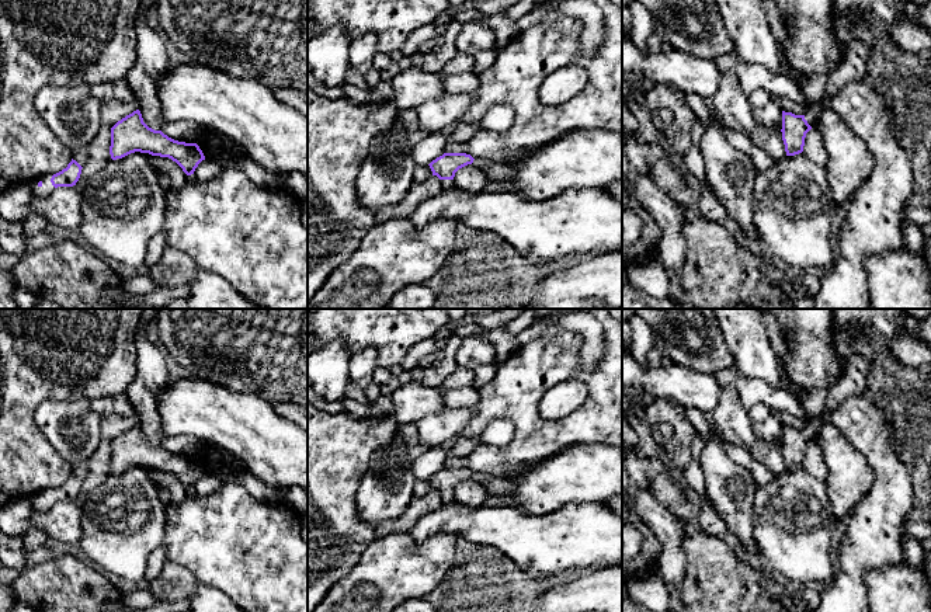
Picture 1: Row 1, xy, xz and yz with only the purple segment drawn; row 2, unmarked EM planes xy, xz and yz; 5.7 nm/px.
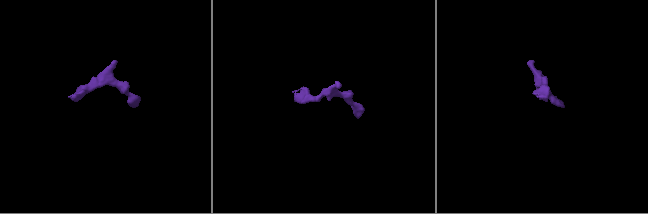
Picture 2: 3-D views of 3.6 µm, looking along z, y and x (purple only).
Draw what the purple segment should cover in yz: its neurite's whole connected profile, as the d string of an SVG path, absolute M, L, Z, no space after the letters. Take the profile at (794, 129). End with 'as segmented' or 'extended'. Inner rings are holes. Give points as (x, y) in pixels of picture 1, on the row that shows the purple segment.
M862 41L845 44L840 65L827 79L824 97L806 107L803 115L782 111L782 140L786 156L803 152L806 133L817 122L824 109L824 100L837 95L847 84L864 79L866 65L872 56L872 46Z | extended

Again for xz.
M444 153L442 156L433 160L428 166L433 175L441 180L444 189L455 189L455 173L473 163L473 157L466 153Z | extended

